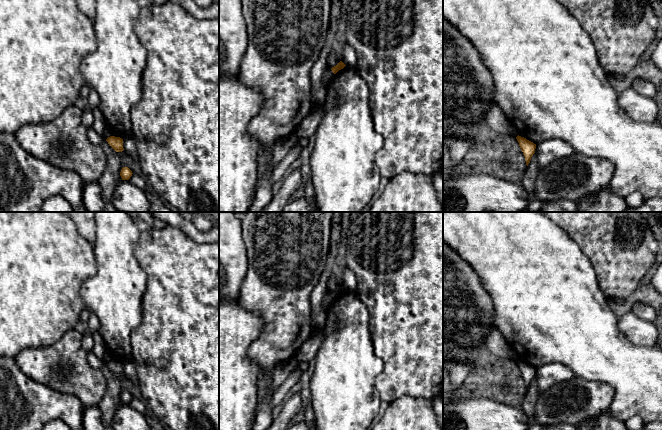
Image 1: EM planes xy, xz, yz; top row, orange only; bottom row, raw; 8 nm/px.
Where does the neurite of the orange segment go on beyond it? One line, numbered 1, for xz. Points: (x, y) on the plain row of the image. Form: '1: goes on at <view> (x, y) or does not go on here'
1: does not go on here

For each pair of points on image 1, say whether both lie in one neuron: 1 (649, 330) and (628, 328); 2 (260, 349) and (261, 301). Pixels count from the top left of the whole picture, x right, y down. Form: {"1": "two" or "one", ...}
{"1": "one", "2": "one"}

